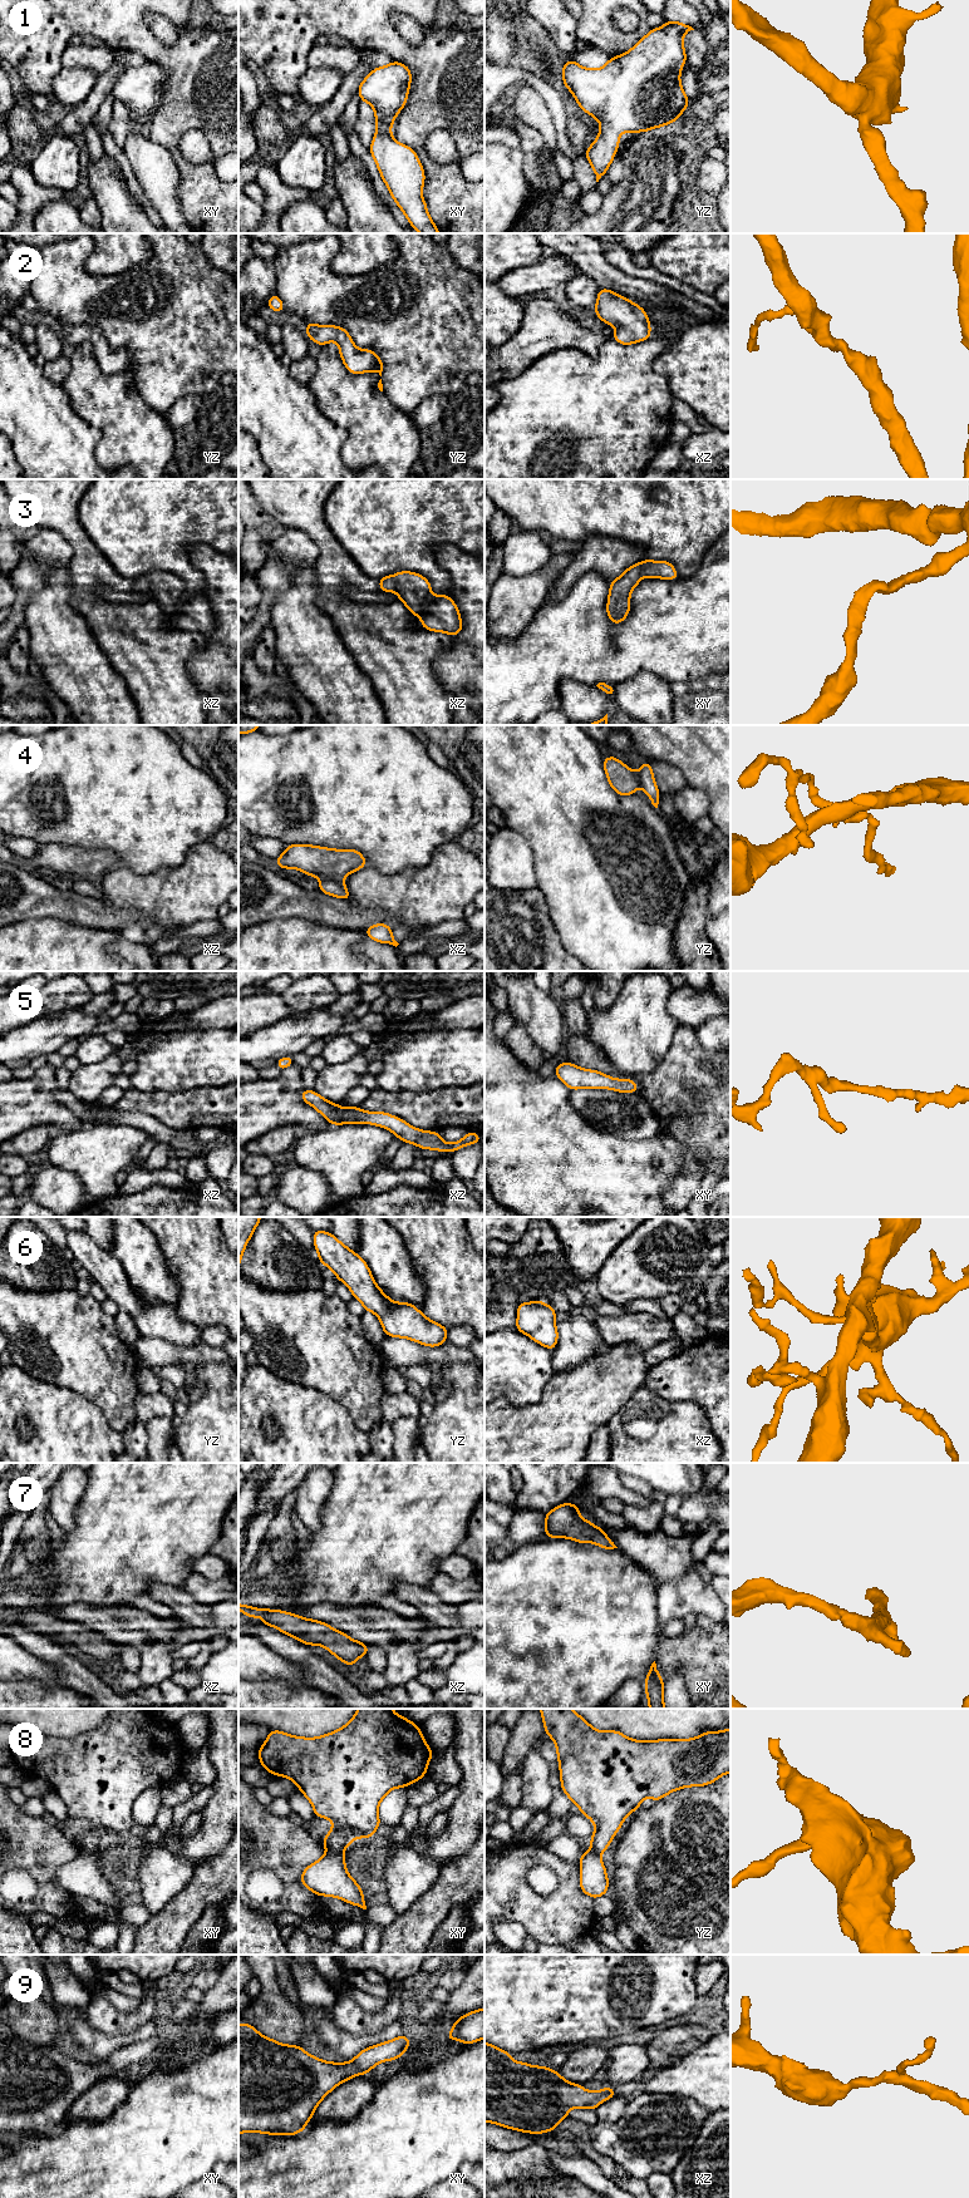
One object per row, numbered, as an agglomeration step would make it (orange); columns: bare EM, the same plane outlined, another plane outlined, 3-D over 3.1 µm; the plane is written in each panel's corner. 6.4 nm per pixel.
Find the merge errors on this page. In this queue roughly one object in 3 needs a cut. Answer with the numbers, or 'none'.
4, 8

